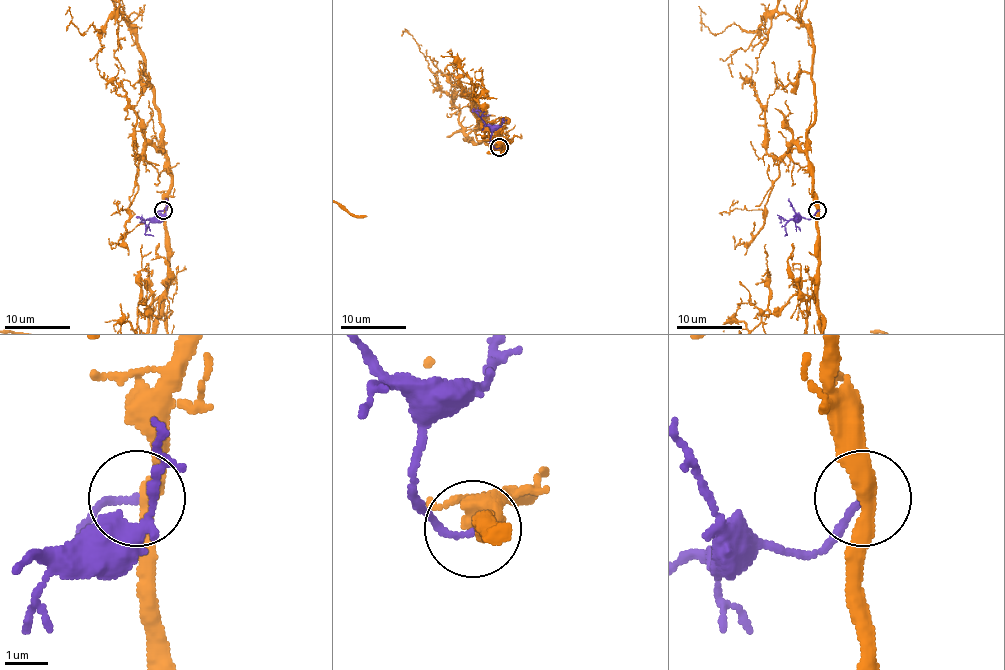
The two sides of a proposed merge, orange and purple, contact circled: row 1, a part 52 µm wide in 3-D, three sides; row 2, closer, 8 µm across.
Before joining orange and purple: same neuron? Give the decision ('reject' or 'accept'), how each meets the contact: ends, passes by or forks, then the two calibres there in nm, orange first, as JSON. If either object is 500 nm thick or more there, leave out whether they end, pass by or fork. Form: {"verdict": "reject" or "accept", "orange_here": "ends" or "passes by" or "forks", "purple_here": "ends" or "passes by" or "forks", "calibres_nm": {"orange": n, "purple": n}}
{"verdict": "accept", "orange_here": "passes by", "purple_here": "ends", "calibres_nm": {"orange": 360, "purple": 150}}

